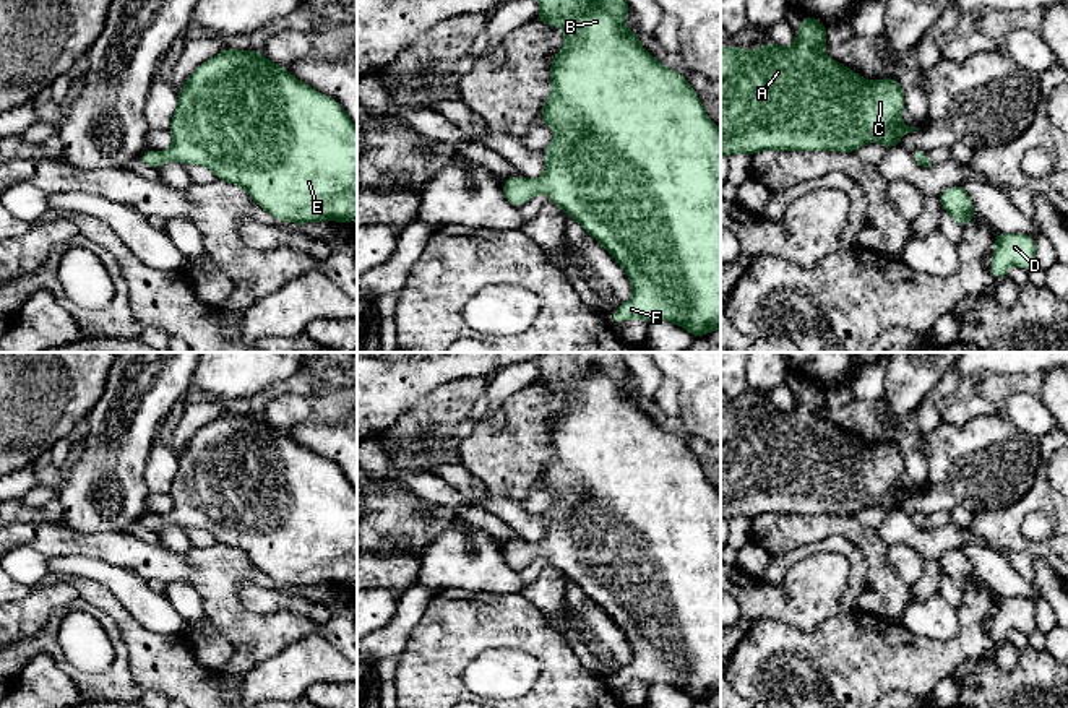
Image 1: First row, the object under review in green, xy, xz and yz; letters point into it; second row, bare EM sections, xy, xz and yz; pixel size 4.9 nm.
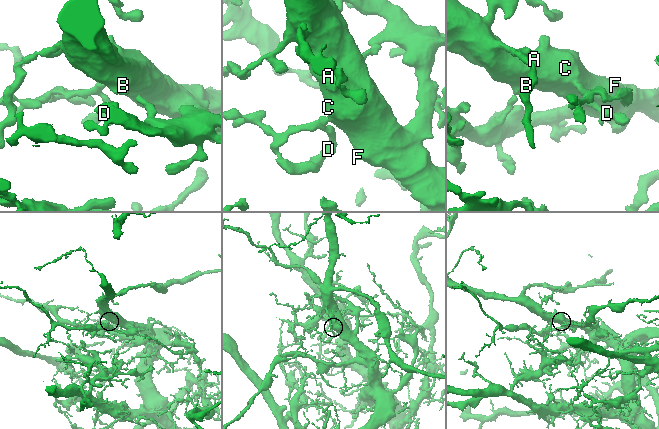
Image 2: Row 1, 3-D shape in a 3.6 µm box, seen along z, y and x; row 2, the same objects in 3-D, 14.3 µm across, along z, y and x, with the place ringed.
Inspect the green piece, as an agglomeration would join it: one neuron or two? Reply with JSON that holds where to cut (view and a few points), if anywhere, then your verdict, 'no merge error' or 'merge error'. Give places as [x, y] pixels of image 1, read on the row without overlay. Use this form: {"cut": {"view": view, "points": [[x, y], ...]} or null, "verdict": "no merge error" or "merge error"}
{"cut": null, "verdict": "no merge error"}

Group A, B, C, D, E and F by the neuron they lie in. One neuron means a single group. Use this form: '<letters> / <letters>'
A B C D E F

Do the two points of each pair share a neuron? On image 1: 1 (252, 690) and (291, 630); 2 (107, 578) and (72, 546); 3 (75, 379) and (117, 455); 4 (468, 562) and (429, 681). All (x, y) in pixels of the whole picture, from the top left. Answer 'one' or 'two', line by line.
1: two
2: two
3: two
4: two

